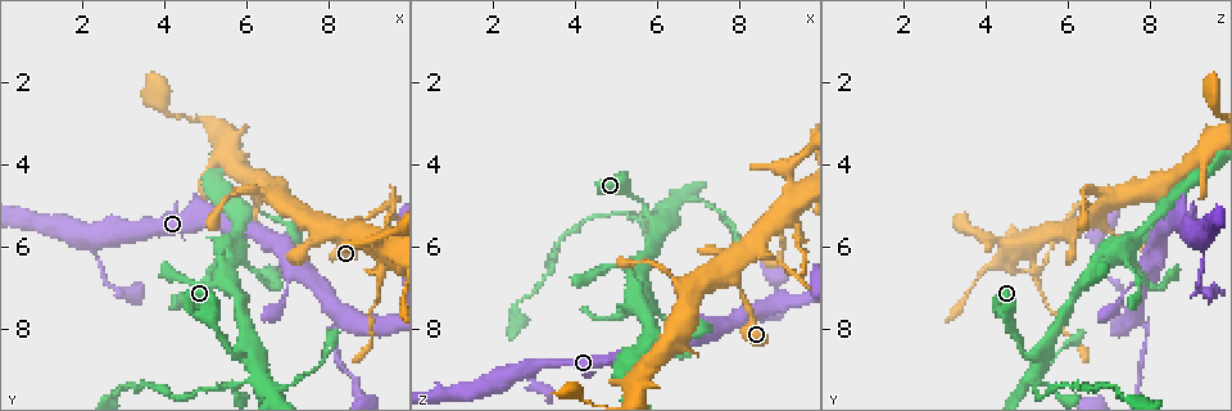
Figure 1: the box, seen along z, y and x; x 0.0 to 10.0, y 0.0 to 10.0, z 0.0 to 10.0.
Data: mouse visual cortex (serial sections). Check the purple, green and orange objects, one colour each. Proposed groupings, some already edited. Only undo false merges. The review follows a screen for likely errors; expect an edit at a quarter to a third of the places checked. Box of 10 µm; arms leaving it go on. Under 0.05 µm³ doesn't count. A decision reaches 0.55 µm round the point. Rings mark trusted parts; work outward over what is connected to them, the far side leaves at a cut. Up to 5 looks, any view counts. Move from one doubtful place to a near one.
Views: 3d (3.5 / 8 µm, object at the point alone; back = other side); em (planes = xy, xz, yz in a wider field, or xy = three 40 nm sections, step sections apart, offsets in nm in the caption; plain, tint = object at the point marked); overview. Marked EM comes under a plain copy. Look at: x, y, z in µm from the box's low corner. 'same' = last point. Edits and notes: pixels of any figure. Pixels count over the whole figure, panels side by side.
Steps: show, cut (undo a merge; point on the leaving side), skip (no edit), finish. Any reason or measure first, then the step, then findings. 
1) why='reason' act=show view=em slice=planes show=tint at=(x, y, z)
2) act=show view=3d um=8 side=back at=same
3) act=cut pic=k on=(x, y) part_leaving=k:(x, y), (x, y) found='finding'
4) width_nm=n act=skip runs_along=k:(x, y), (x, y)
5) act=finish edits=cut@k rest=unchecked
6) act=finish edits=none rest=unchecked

why='abrupt turn' act=show view=3d um=3.5 side=back at=(6.25, 9.15, 5.15)

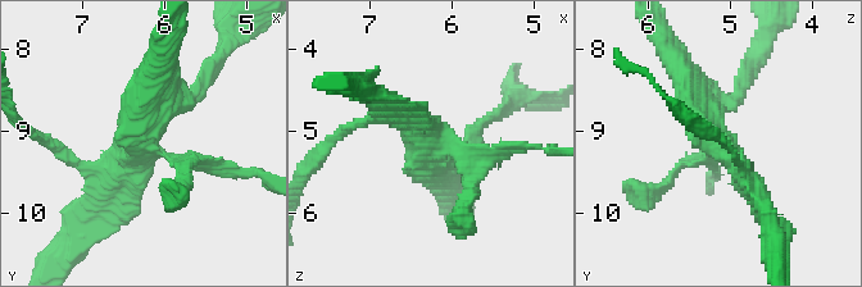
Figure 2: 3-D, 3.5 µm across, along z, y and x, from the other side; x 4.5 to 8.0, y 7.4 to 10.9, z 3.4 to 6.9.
act=show view=em slice=xy step=2 show=tint at=(6.25, 9.15, 5.15)

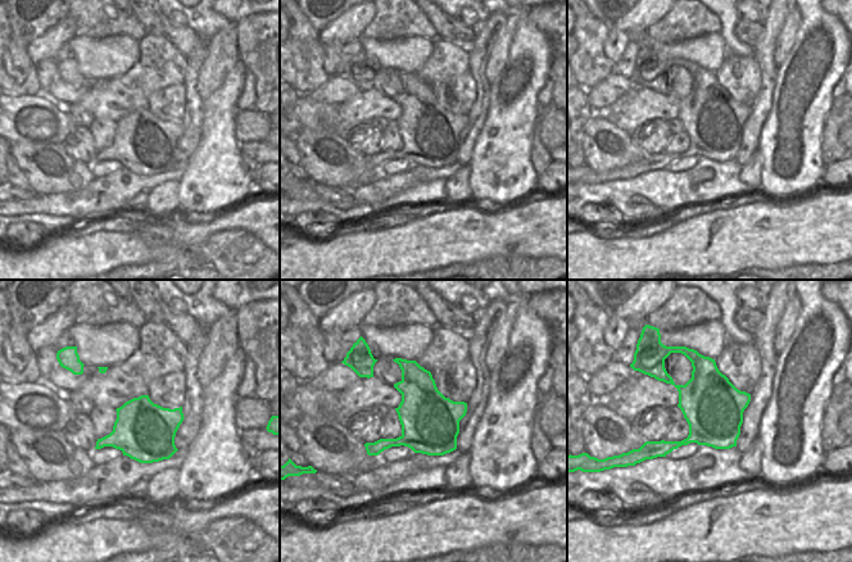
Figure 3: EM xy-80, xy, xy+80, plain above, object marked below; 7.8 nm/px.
why='another direction' act=show view=em slice=planes show=tint at=same

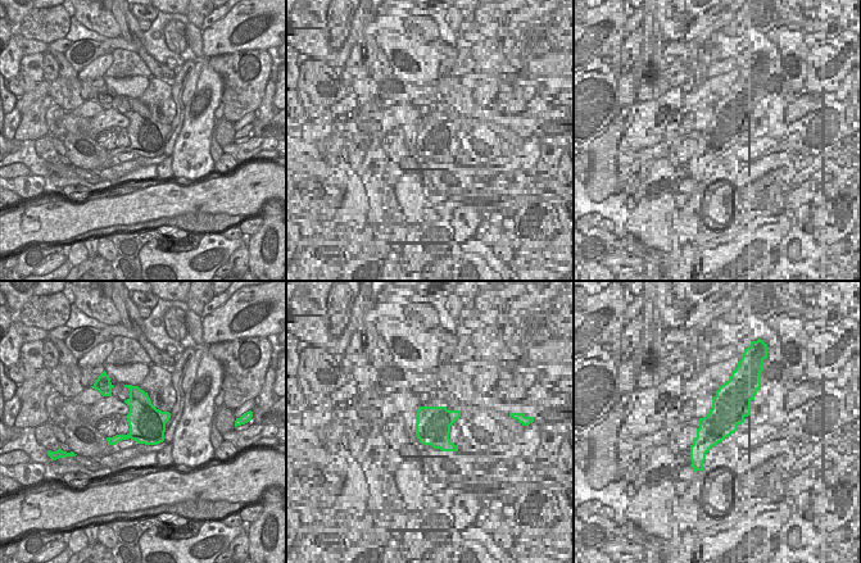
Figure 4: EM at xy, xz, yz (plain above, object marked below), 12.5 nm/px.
act=cut pic=2 on=(184, 173) part_leaving=2:(169, 154), (268, 178) found='two cells meet here'

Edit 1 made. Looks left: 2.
why='arms part here' act=show view=3d um=8 at=(8.45, 7.65, 7.50)

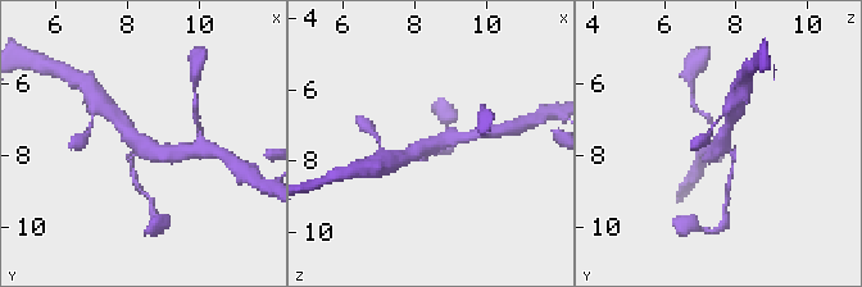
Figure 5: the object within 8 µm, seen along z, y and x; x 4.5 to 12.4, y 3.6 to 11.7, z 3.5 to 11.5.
arms=3 arm_widths_nm=100,300,350 act=show view=em slice=planes show=tint at=same

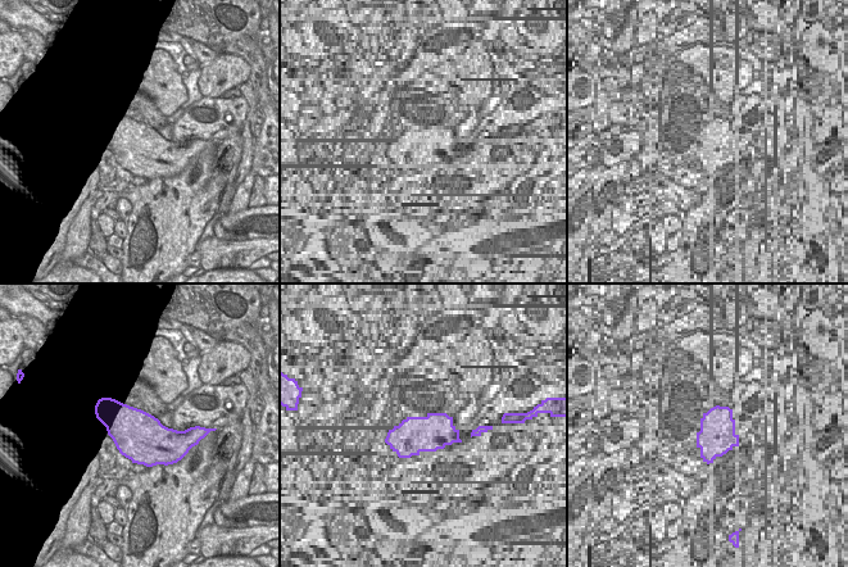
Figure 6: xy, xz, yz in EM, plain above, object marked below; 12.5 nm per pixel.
act=skip runs_along=5:(113, 115), (140, 144), (175, 151) found='continuous, no second cell'

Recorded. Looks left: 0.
act=finish edits=cut@2 rest=unchecked

